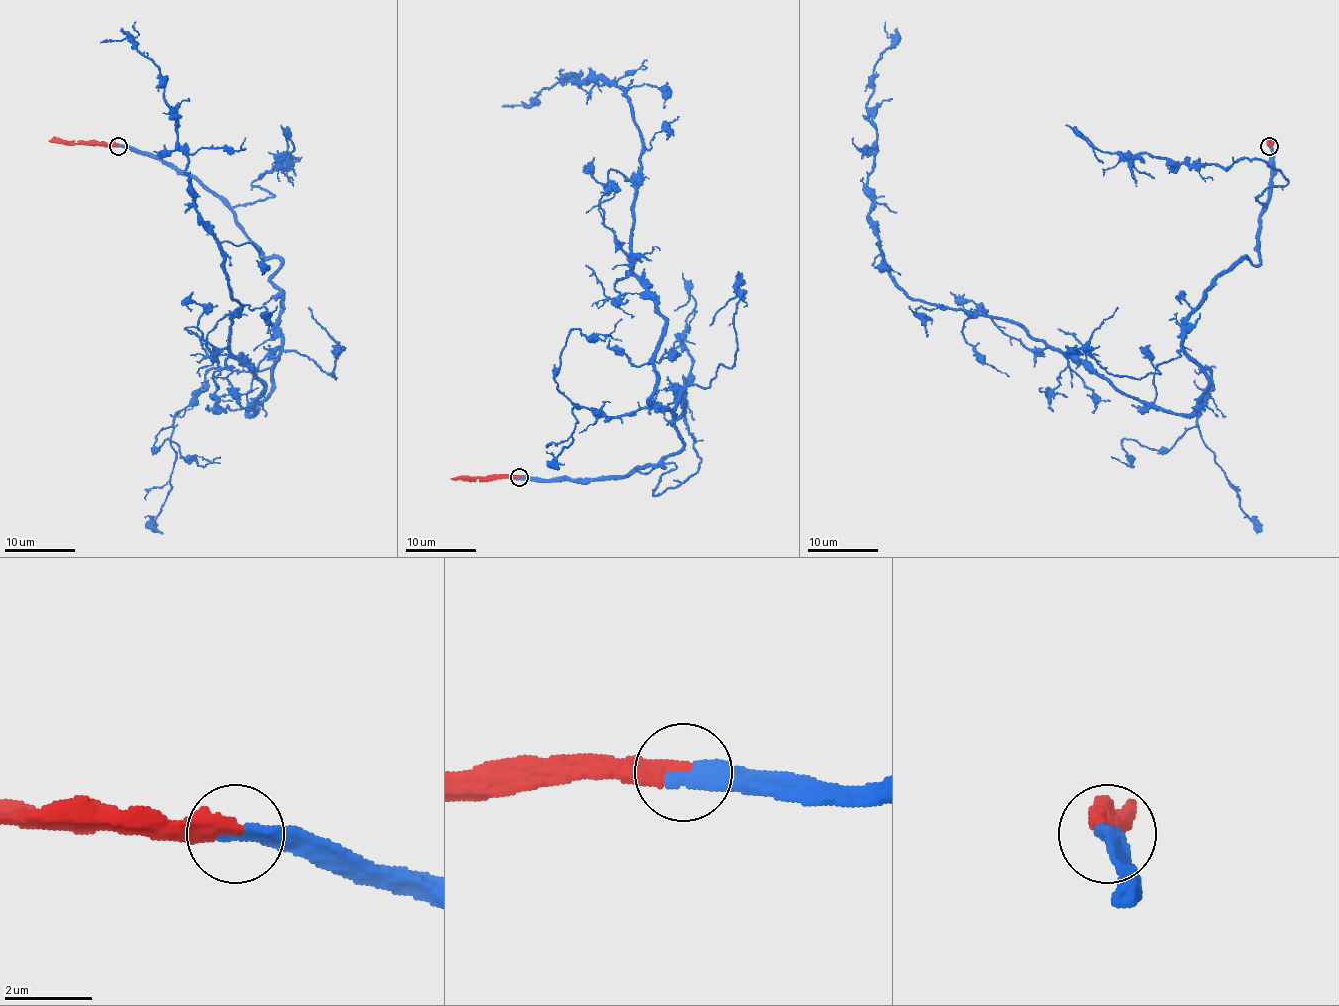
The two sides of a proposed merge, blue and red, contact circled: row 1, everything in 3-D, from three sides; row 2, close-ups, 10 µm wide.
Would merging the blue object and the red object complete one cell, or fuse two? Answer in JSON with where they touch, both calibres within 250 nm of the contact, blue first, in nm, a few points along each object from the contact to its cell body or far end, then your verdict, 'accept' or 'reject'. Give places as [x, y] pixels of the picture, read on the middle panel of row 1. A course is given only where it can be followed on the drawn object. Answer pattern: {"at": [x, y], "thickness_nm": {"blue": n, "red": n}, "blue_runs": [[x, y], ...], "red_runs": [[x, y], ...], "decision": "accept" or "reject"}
{"at": [519, 477], "thickness_nm": {"blue": 420, "red": 360}, "blue_runs": [[520, 477], [662, 467], [682, 391], [675, 416], [650, 400], [631, 101], [573, 74], [502, 106]], "red_runs": [[520, 477], [449, 479]], "decision": "accept"}

